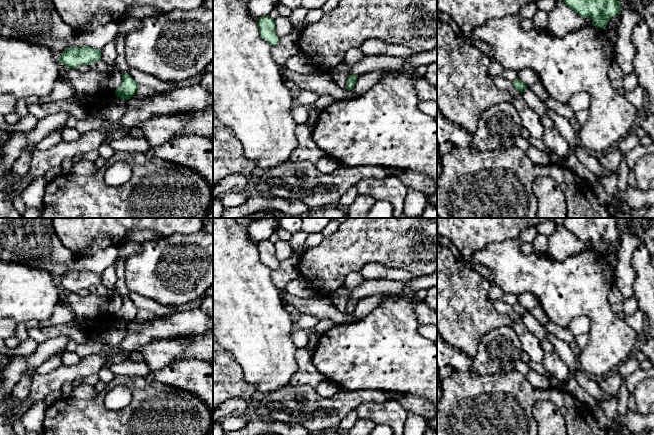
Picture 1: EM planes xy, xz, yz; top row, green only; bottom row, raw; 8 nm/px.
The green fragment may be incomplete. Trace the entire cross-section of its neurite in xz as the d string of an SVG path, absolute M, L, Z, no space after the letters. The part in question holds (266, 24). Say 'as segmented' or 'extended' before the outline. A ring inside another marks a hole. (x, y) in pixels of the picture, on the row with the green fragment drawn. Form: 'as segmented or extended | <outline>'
as segmented | M265 15L258 17L257 23L261 37L270 45L277 45L279 42L279 37L275 33L275 20L273 20L269 15Z

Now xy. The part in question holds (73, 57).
as segmented | M74 46L66 48L59 57L59 61L66 67L77 69L81 65L101 59L101 50L89 46Z

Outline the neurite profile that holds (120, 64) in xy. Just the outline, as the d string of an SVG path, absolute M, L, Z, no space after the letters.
M118 33L116 36L117 42L117 58L111 65L107 65L102 59L93 61L89 64L91 70L101 73L110 73L114 70L118 70L121 73L129 73L129 65L126 62L125 55L125 38L127 33Z

